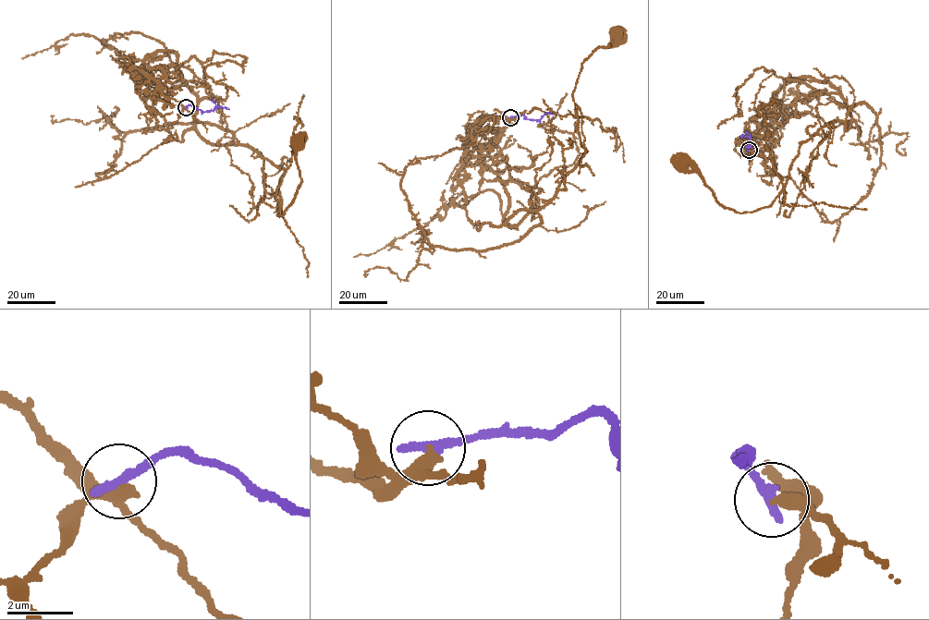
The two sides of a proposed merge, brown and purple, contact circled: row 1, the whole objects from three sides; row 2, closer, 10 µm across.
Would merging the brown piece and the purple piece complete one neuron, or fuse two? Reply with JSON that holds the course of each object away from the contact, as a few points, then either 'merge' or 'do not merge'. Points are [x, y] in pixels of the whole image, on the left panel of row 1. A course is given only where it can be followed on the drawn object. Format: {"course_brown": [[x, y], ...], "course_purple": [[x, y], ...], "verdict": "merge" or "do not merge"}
{"course_brown": [[186, 107], [143, 59], [176, 53], [197, 133], [284, 170], [277, 214], [300, 180], [297, 144]], "course_purple": [[186, 107], [191, 105], [204, 112], [218, 106], [229, 110]], "verdict": "do not merge"}

